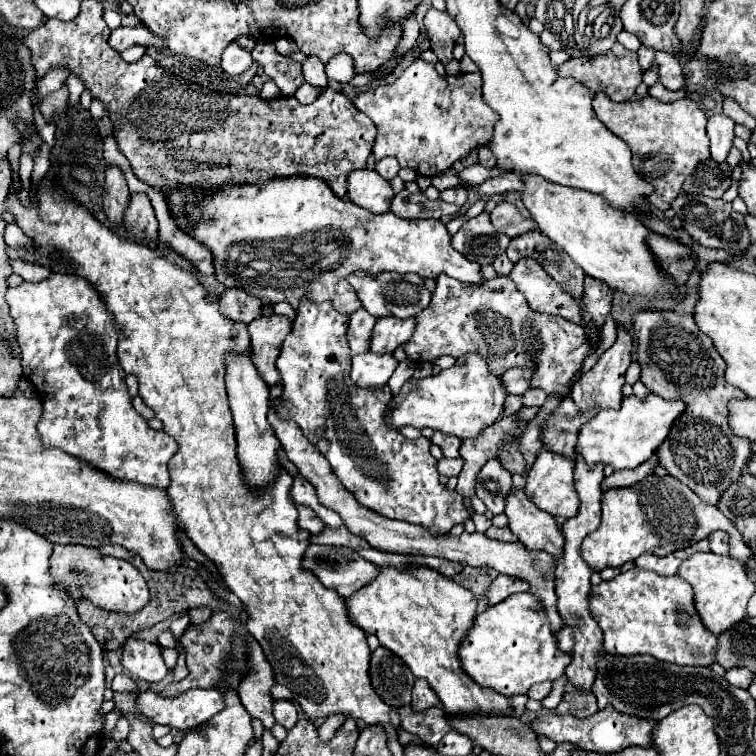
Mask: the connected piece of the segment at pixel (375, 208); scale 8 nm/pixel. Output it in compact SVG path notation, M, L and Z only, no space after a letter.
M369 168L355 170L349 174L347 182L349 182L347 198L353 204L357 204L373 214L385 214L389 210L395 194L393 194L389 182L383 180L381 176L377 176L375 170L369 170Z

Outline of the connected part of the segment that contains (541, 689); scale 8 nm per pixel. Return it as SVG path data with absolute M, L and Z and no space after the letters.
M541 682L541 684L535 684L533 688L529 688L527 696L533 698L533 700L545 700L551 692L551 682Z

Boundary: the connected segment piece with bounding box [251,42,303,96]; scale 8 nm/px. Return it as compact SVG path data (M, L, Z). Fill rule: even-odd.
M257 42L251 54L263 68L263 74L279 86L283 96L291 96L303 84L301 64L289 56L281 56L273 42Z

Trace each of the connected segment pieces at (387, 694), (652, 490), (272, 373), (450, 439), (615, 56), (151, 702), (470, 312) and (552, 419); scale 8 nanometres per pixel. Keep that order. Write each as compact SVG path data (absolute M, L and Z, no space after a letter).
M379 646L371 654L371 668L369 668L371 684L381 700L389 706L409 706L411 704L411 688L413 688L413 674L409 666L395 656L391 650Z
M651 474L645 480L627 486L627 488L613 488L609 492L603 494L603 516L601 516L601 524L599 528L585 540L583 544L583 556L585 560L589 560L589 566L599 572L607 566L623 566L625 562L633 562L635 558L639 558L645 552L657 554L657 556L667 556L675 550L687 548L703 538L707 538L711 532L715 530L725 530L731 536L731 554L741 558L743 562L747 562L751 550L745 546L745 542L741 540L741 534L733 528L731 520L723 516L723 512L717 506L709 506L703 500L699 500L687 486L683 486L679 480L675 480L673 476L665 474L665 476L657 476Z
M261 316L249 324L251 334L251 358L257 366L261 378L267 386L275 386L281 382L279 372L275 368L275 360L279 356L281 344L291 332L291 322L285 316Z
M435 430L435 432L433 432L431 442L433 442L433 444L437 444L437 446L441 446L441 450L443 450L443 454L445 454L445 456L451 456L451 458L457 458L457 456L459 456L461 440L459 440L457 436Z
M615 42L615 46L609 52L603 52L599 56L591 58L591 60L587 60L587 58L569 58L567 62L563 62L559 66L559 72L563 72L563 76L571 76L571 78L579 80L591 92L607 92L615 102L631 100L635 96L637 86L643 82L643 70L639 66L637 54L627 50L619 42Z
M189 690L177 700L163 700L155 692L139 694L139 708L145 716L153 716L157 724L169 724L179 730L193 730L197 724L211 720L225 708L223 692L213 690Z
M441 274L435 282L437 286L433 290L429 308L425 308L425 312L417 316L413 338L407 344L403 344L403 350L411 362L433 364L433 360L445 354L459 358L469 352L479 352L481 356L489 358L489 368L493 368L493 372L503 374L505 370L513 368L513 364L529 364L529 360L537 360L539 370L537 370L537 376L533 376L533 388L541 388L547 394L553 394L553 392L569 394L569 382L579 372L583 358L589 352L589 342L585 338L583 326L573 324L561 316L533 312L525 296L517 292L509 276L497 276L493 280L485 280L483 284L465 284L455 278L449 278L447 274Z
M567 396L559 408L549 416L549 422L545 422L545 448L563 456L573 458L573 444L577 440L577 428L585 424L589 418L593 418L595 412L577 412L577 404L573 402L571 396Z

